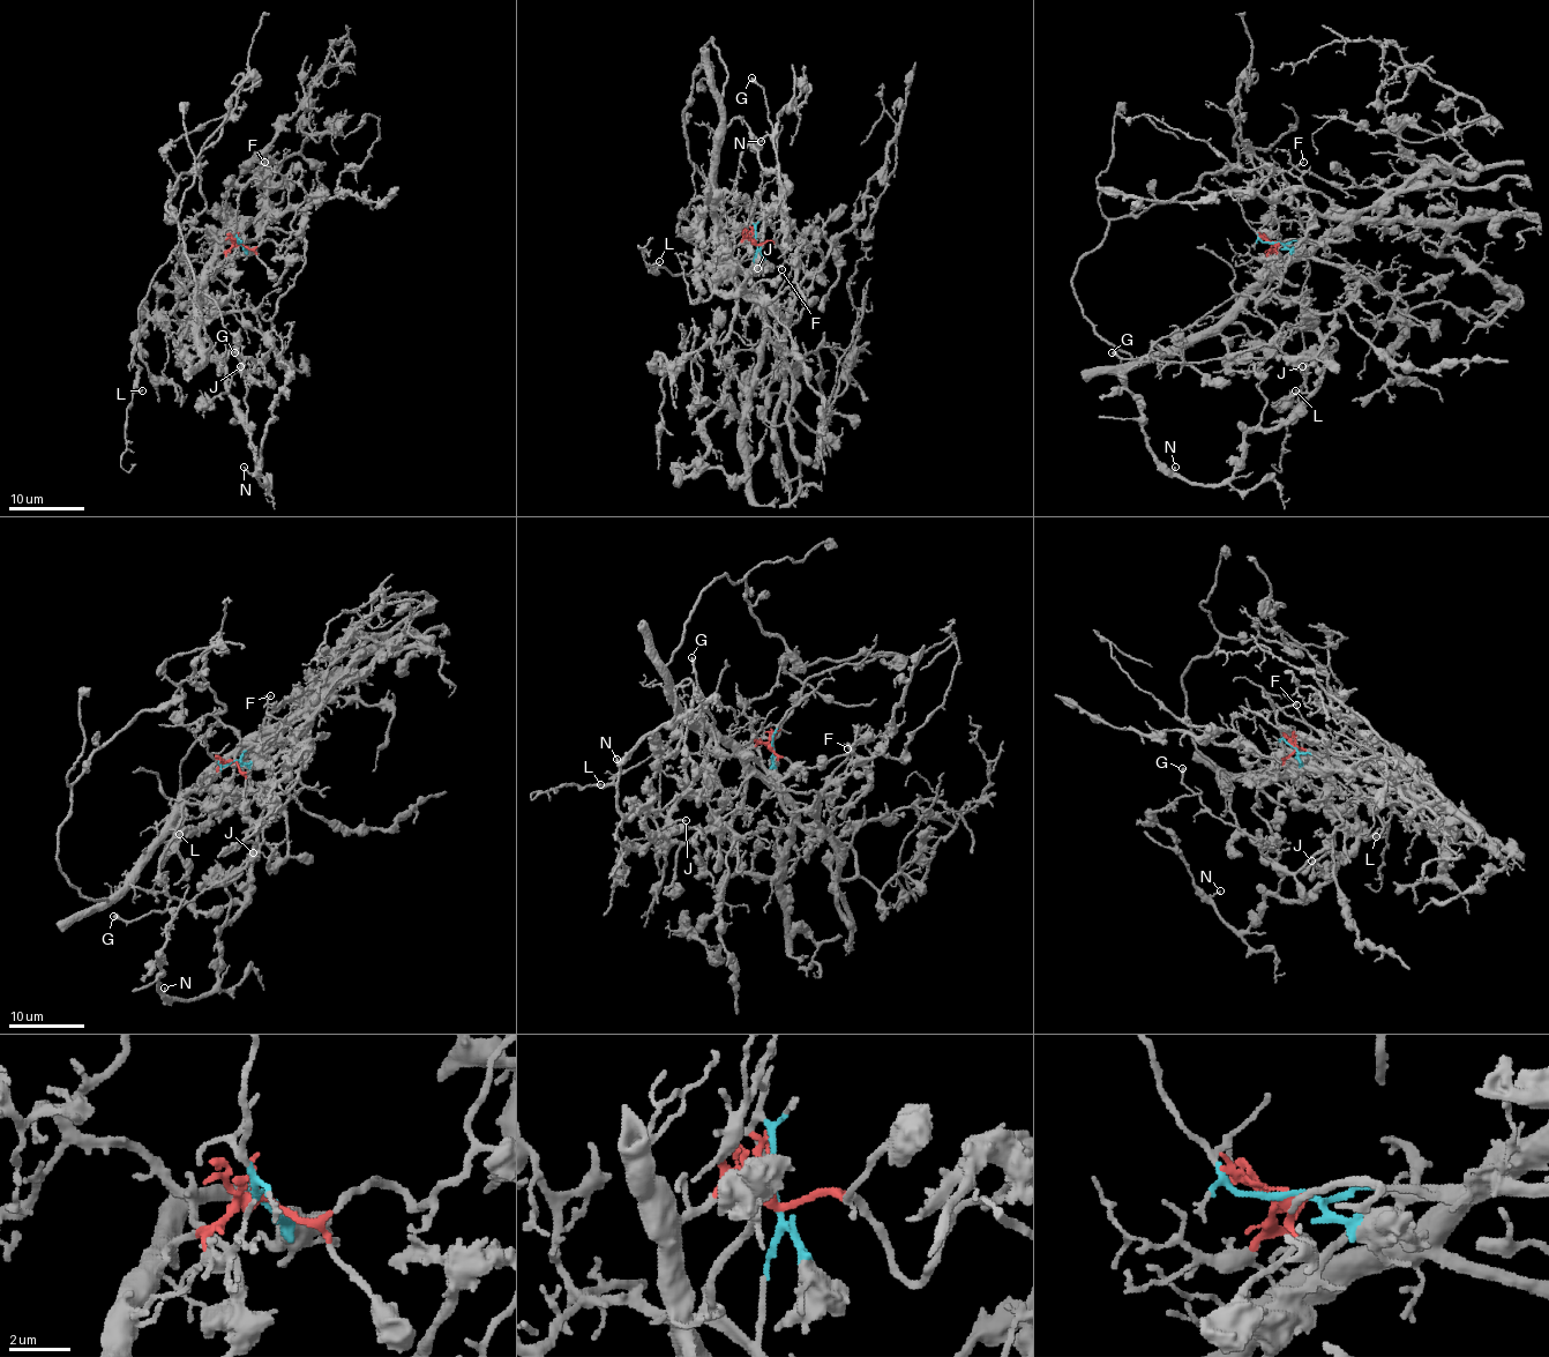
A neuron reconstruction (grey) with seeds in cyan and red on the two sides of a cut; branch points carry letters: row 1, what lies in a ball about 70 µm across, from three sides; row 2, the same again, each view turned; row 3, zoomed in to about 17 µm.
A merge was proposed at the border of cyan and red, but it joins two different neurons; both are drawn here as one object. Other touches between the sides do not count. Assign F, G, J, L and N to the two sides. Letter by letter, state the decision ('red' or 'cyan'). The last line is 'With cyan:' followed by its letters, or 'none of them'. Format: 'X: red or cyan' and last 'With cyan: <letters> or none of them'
F: cyan
G: cyan
J: red
L: cyan
N: red
With cyan: F, G, L

